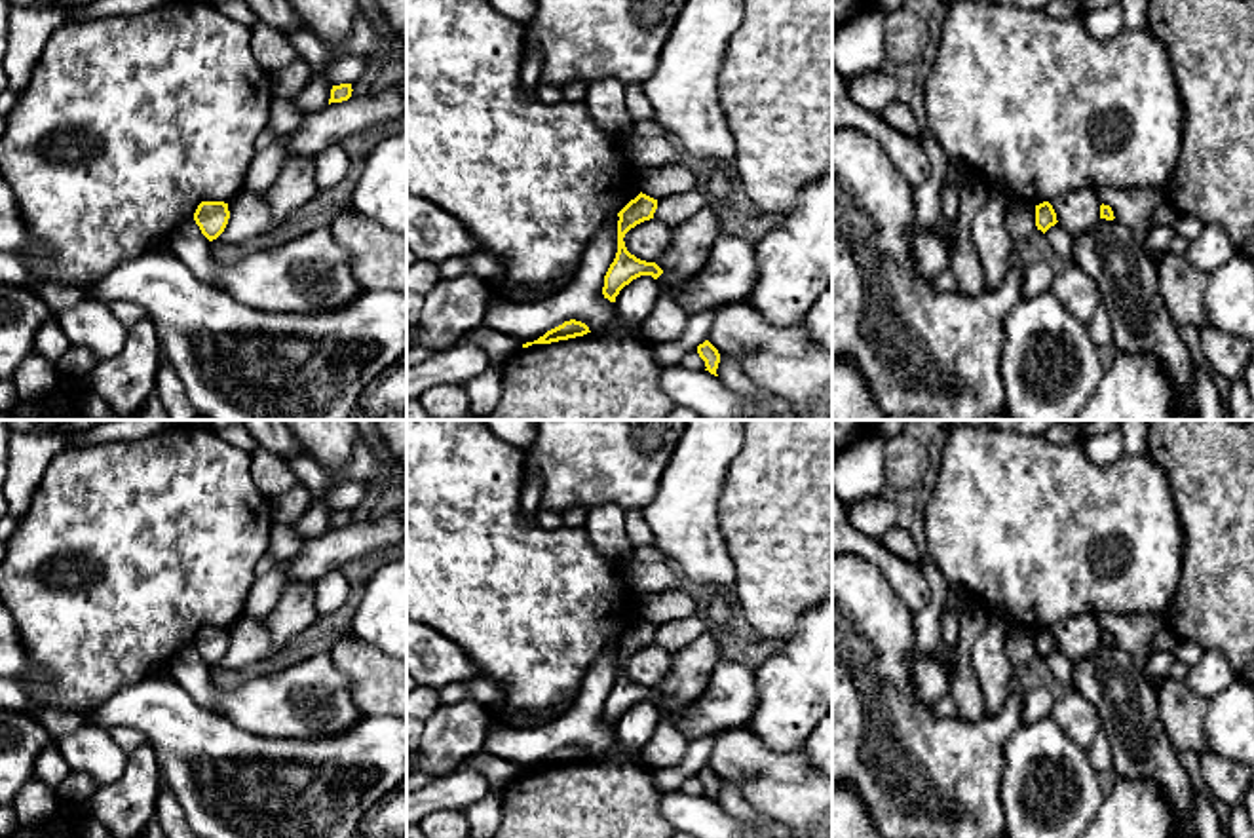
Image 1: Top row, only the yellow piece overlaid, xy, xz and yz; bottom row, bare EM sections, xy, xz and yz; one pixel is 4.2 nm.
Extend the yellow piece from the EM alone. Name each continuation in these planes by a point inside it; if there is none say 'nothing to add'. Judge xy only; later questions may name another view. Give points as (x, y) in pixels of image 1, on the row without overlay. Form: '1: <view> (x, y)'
nothing to add

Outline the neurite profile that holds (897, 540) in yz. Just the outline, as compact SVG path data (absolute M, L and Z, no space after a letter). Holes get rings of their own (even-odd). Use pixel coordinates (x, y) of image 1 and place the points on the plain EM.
M893 526L891 530L887 530L882 538L880 543L899 555L904 561L914 561L916 555L916 547L912 543L912 536L901 528L901 526Z

